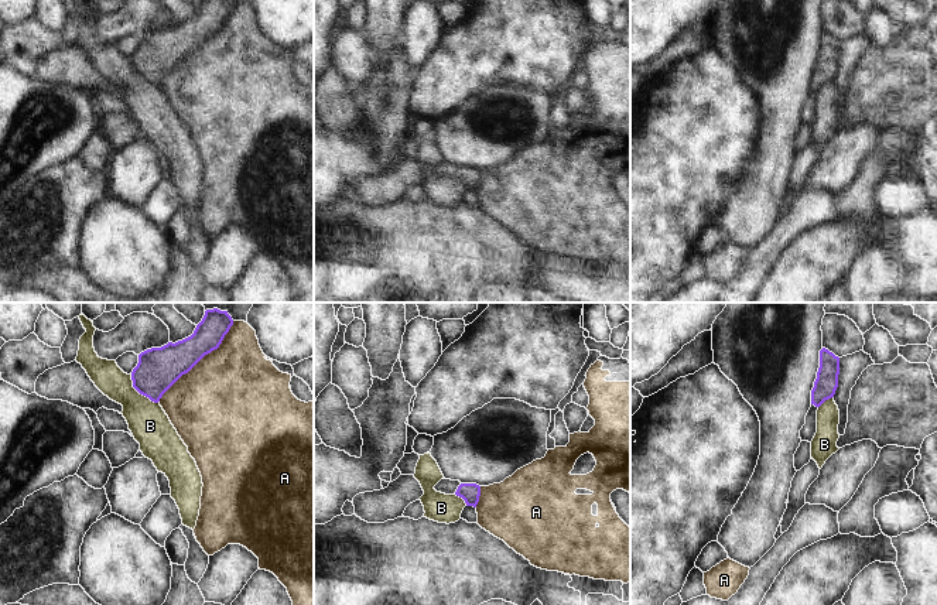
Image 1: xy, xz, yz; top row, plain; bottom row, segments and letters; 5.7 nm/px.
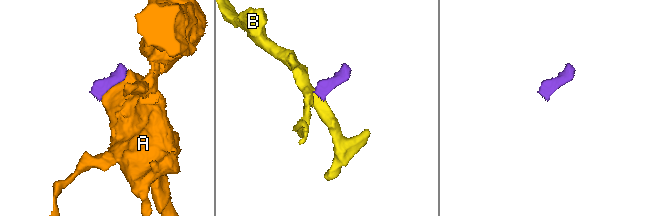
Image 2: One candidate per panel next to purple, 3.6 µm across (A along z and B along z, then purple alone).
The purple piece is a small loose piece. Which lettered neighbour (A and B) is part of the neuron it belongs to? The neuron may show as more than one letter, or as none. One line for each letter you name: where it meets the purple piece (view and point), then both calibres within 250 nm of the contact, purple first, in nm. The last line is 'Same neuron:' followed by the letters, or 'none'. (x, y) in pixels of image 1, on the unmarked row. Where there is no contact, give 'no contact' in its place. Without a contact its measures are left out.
Same neuron: none

